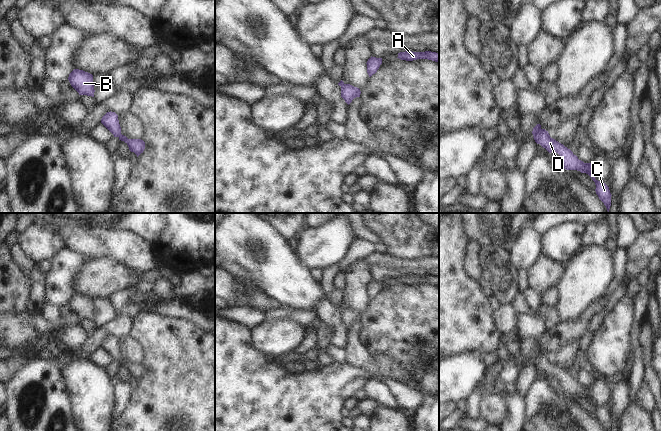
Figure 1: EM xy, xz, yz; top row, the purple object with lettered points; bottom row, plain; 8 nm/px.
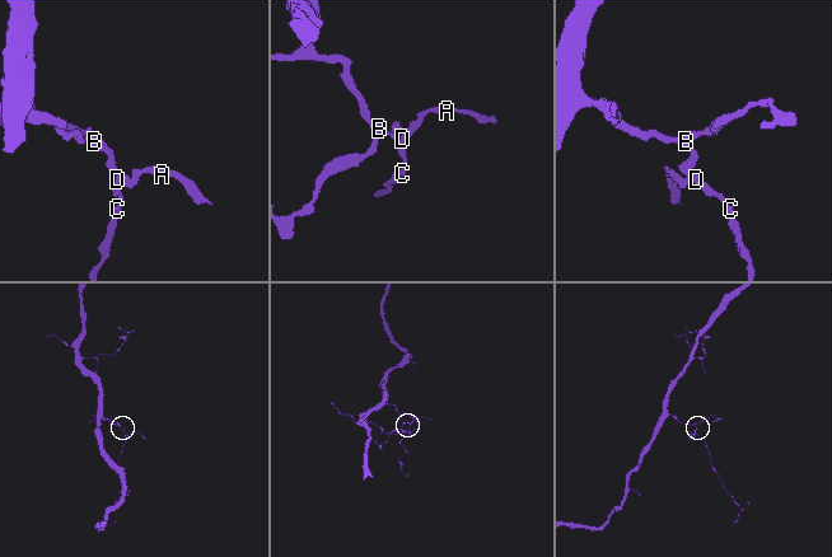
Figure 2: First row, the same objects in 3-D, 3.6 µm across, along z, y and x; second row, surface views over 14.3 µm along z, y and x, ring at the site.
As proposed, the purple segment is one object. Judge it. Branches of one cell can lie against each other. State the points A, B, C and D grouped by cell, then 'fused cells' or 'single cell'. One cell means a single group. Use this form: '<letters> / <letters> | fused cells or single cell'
A C D / B | fused cells

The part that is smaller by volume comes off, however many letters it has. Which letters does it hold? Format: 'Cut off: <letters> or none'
Cut off: A, C, D

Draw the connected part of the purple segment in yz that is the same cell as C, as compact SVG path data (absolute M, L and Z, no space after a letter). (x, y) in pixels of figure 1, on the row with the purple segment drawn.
M540 129L533 138L537 144L540 144L549 153L558 153L562 159L562 165L564 169L577 170L581 173L588 174L595 182L596 194L598 195L599 199L604 203L609 213L612 195L610 193L609 187L605 183L595 179L592 163L584 163L583 161L579 160L578 157L574 155L570 149L568 149L555 139L551 138L548 131L546 131L545 129Z

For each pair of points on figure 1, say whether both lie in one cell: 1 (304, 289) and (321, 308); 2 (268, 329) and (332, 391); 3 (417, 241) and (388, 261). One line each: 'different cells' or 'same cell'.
1: different cells
2: different cells
3: different cells

